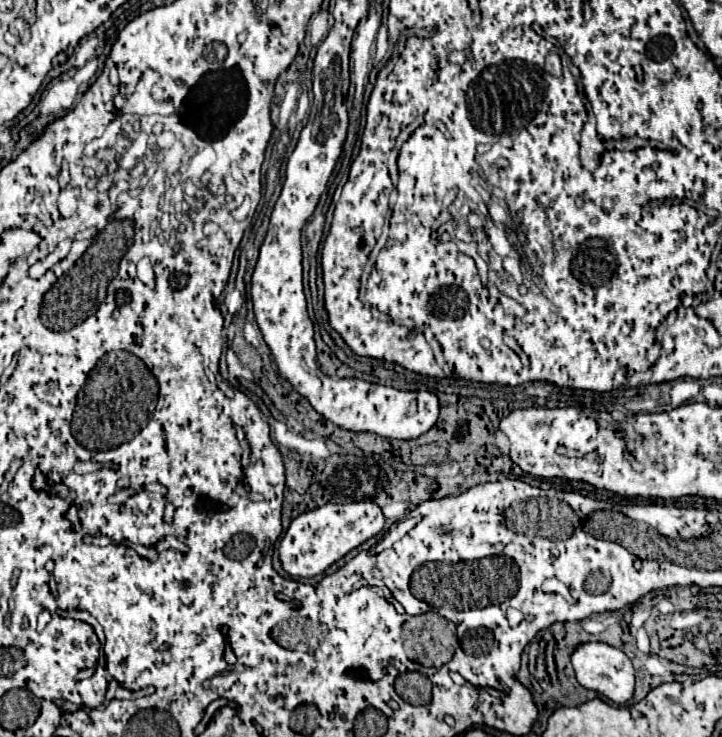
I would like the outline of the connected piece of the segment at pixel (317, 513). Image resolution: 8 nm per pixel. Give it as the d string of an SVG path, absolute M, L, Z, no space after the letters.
M373 501L347 503L347 505L323 505L319 509L307 511L291 521L285 537L279 543L279 559L283 569L291 577L313 579L321 575L335 561L345 557L351 549L359 547L367 539L375 537L385 525L381 507Z

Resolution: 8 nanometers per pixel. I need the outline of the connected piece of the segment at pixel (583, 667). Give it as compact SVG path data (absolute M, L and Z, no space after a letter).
M607 643L579 645L577 651L573 653L573 669L575 669L577 681L585 689L597 691L597 693L605 695L607 699L611 699L613 703L617 703L617 705L625 703L625 701L629 701L633 697L635 671L633 671L633 665L631 665L629 657L621 649L615 649L615 647L607 645Z

